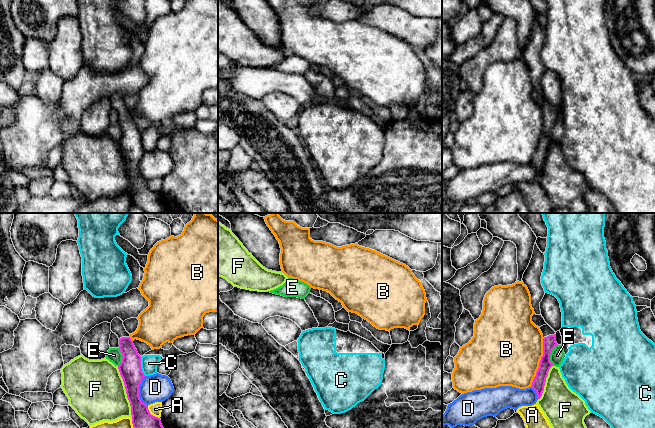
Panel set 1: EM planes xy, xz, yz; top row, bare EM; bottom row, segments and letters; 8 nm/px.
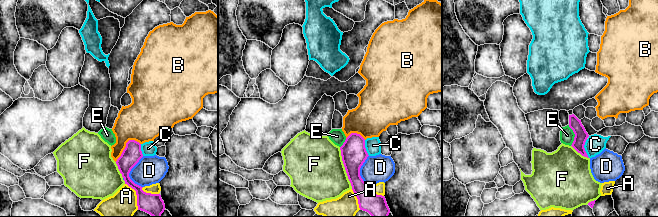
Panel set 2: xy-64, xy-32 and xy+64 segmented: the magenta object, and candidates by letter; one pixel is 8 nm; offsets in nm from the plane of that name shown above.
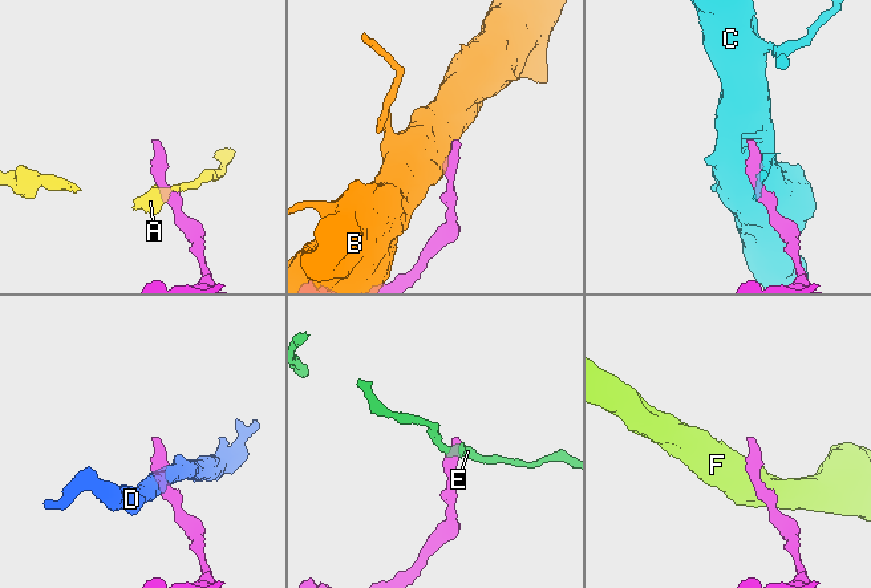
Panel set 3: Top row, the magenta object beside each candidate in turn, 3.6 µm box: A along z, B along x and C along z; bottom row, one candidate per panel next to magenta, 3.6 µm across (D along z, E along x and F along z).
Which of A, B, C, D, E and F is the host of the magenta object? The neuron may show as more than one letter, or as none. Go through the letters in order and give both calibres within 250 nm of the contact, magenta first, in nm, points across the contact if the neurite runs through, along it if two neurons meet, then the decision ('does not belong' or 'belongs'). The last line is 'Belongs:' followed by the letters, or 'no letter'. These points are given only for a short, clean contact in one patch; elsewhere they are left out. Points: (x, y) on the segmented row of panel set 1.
A: 160 nm thick on the magenta side, 110 nm on the other; border along xy (147, 406), (150, 413), (159, 418); does not belong
B: 110 nm thick on the magenta side, 480 nm on the other; does not belong
C: 180 nm thick on the magenta side, 140 nm on the other; border along xy (140, 357), (140, 368), (145, 375); does not belong
D: 180 nm thick on the magenta side, 220 nm on the other; border along xy (144, 376), (139, 386), (139, 398), (147, 406); does not belong
E: 110 nm thick on the magenta side, 110 nm on the other; border along yz (557, 344), (550, 354), (550, 362), (553, 365); does not belong
F: 180 nm thick on the magenta side, 460 nm on the other; border along xy (117, 366), (129, 402), (132, 418); does not belong
Belongs: no letter

